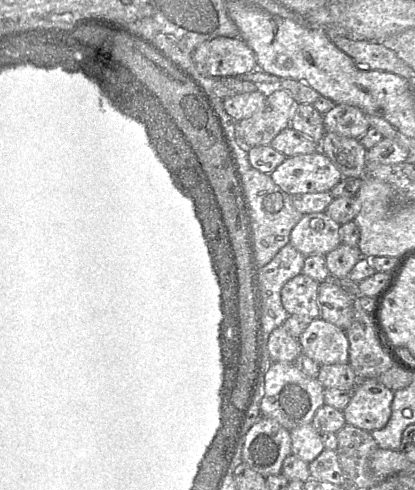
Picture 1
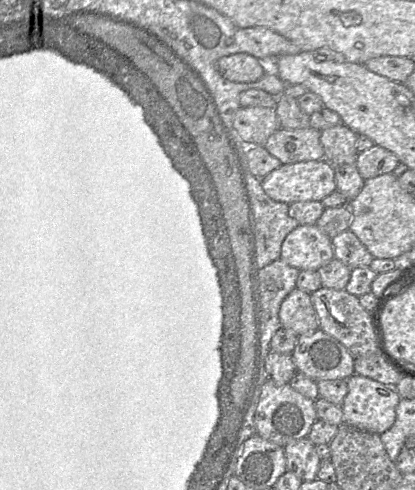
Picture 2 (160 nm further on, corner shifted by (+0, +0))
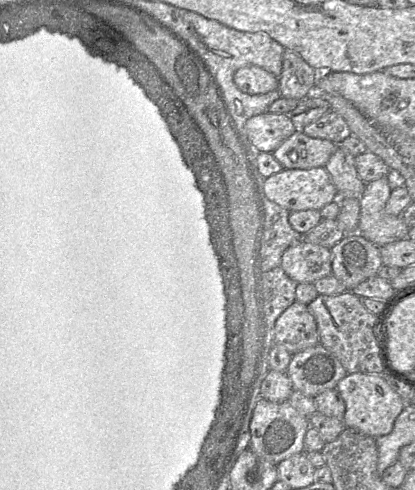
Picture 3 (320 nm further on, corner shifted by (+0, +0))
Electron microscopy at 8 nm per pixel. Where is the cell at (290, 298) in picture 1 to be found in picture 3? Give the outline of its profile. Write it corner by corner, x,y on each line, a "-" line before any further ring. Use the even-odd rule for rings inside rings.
295,301
278,317
274,326
274,343
283,345
291,355
319,343
317,323
307,305

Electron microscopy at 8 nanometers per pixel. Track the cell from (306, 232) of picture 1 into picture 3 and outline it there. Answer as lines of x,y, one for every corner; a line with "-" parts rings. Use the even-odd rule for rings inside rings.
302,240
288,247
281,258
280,267
297,283
314,283
332,274
331,249

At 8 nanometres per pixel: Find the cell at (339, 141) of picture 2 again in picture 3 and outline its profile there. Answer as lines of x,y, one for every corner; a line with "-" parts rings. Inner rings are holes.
337,147
324,166
338,192
338,199
360,198
366,183
359,177
355,167
355,156

